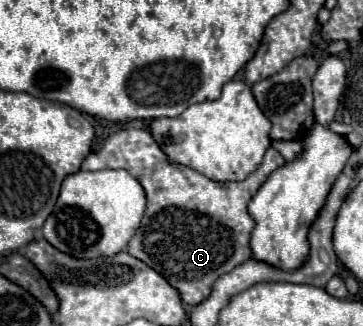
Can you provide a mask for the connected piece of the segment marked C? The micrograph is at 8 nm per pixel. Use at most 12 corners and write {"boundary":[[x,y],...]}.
{"boundary":[[147,130],[81,168],[125,168],[147,194],[127,252],[195,306],[249,260],[247,204],[283,156],[215,182]]}

